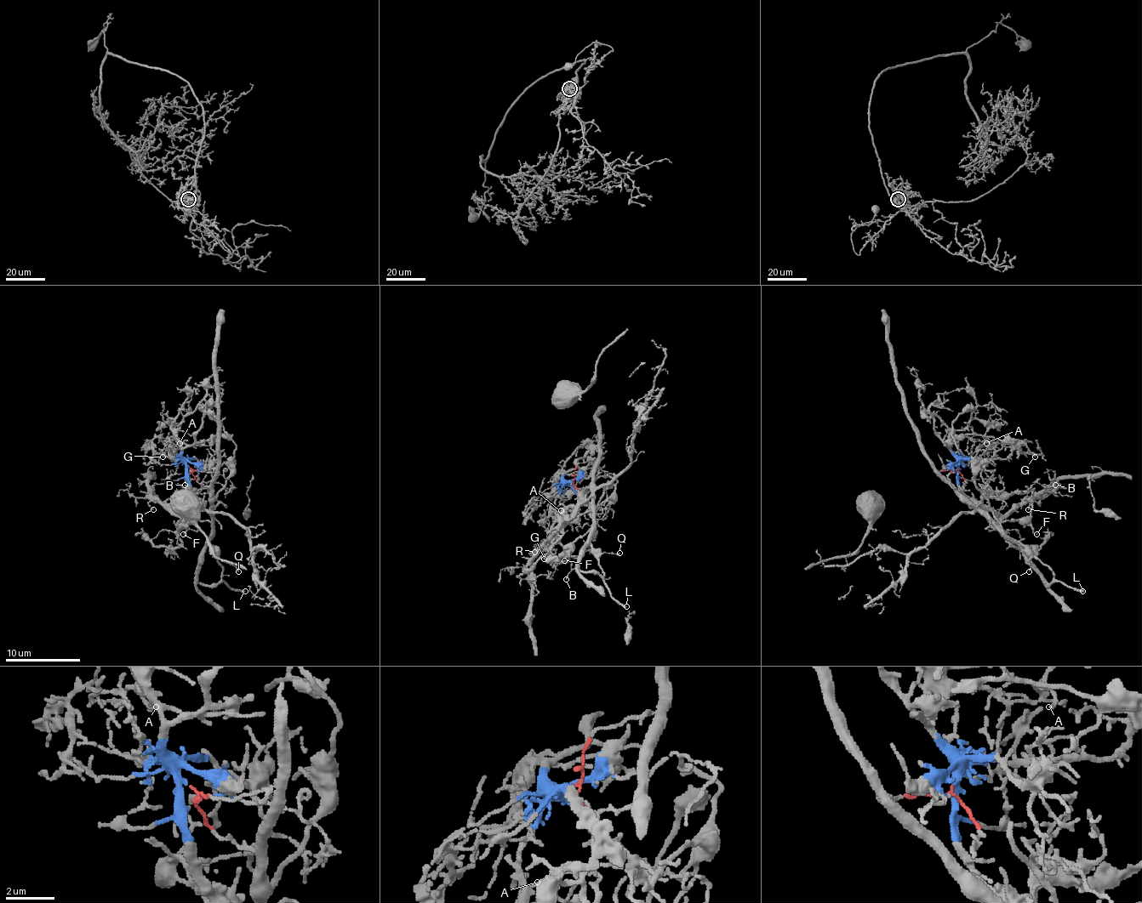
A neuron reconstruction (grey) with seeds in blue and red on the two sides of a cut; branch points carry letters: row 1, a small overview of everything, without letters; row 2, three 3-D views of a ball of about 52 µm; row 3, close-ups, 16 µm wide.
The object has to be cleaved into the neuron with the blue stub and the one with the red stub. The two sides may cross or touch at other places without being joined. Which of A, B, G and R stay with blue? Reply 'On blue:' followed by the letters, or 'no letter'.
On blue: A, B, G, R

